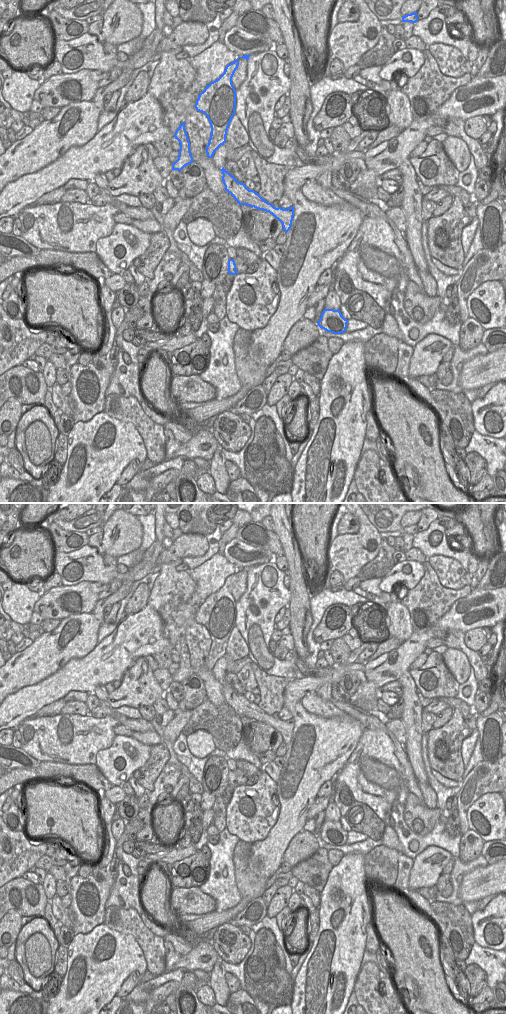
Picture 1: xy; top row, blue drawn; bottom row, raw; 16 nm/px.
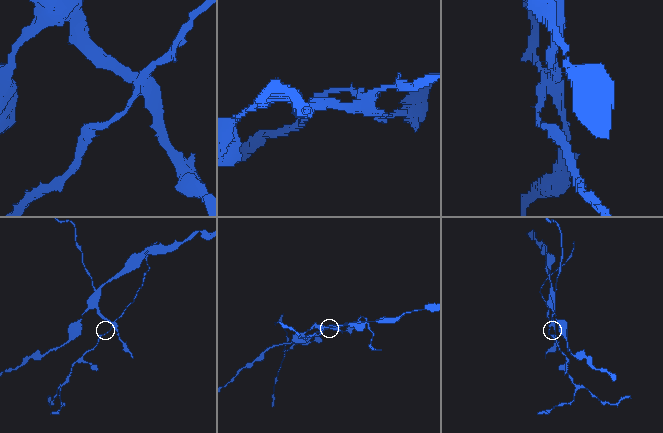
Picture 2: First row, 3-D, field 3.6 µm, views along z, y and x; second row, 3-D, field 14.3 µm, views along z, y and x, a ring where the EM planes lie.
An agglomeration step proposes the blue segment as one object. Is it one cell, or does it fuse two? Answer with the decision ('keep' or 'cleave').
cleave

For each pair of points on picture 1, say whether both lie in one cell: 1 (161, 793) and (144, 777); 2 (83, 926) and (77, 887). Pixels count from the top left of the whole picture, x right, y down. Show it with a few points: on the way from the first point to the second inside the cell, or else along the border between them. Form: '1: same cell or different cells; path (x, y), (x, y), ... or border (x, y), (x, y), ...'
1: different cells; border (164, 765), (154, 782), (154, 788), (148, 792)
2: same cell; path (83, 916), (78, 908), (75, 897)

